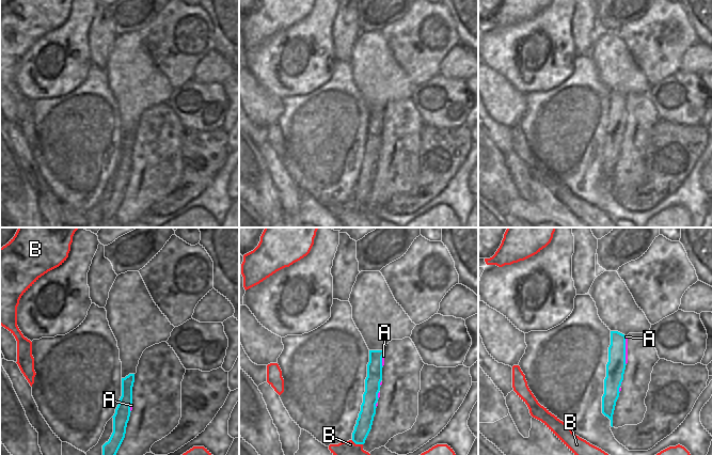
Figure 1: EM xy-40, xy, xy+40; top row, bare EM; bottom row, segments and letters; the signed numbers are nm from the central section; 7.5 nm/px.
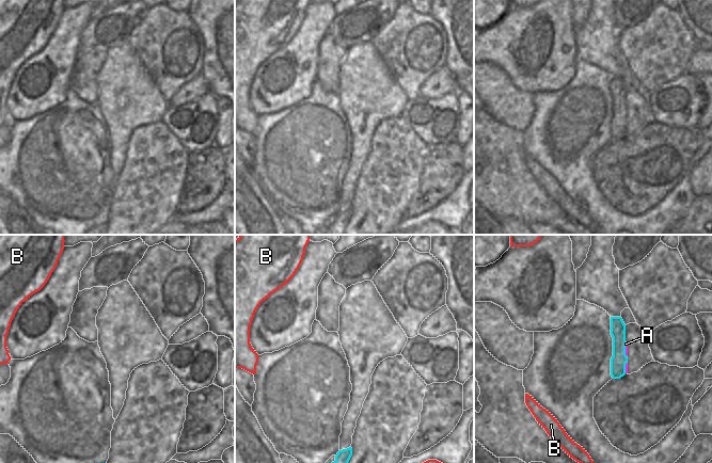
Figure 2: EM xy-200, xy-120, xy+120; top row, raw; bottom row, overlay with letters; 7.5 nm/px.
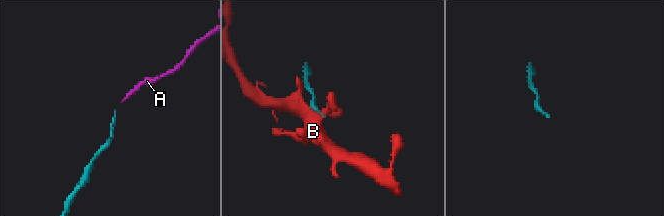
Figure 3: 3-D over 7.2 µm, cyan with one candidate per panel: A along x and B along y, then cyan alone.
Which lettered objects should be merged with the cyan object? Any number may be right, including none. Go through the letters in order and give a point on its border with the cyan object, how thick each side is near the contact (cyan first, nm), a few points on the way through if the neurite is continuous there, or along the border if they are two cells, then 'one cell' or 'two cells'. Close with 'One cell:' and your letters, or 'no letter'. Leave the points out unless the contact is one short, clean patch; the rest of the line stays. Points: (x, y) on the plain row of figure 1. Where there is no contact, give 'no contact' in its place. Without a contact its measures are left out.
A: xy+40 (625, 111) | 140/20 nm | one cell
B: xy (357, 204) | 120/200 nm | along xy (351, 201), (362, 205) | two cells
One cell: A

